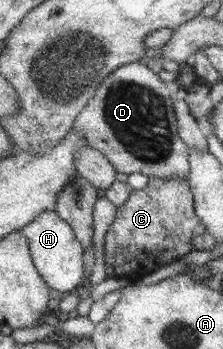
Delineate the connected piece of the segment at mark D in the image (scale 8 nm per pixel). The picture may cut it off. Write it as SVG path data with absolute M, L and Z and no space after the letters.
M142 62L126 63L117 67L96 87L94 95L86 101L78 116L74 119L72 131L83 137L87 147L96 149L104 155L110 166L117 173L142 174L150 178L166 179L179 178L187 182L188 150L177 133L177 122L170 97L173 87L164 84L158 75Z

